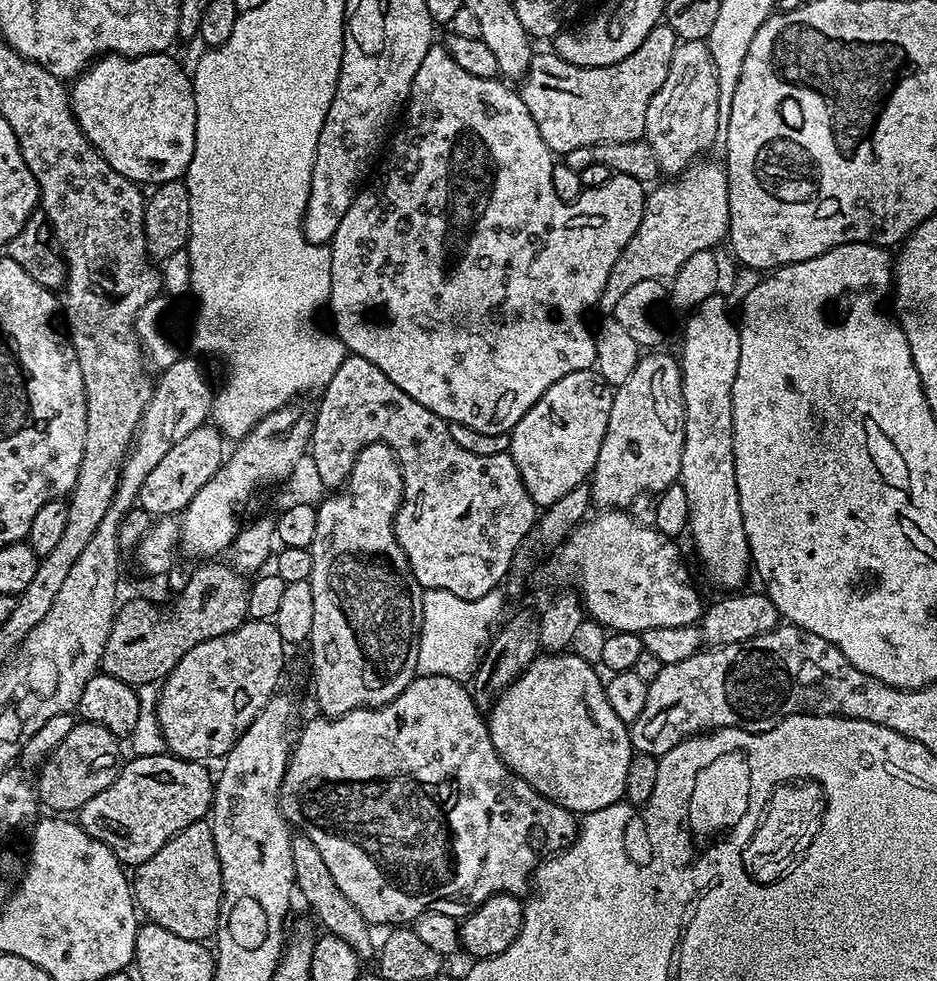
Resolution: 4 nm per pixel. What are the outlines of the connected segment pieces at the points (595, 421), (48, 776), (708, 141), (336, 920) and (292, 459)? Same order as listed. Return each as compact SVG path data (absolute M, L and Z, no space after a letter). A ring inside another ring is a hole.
M595 370L566 374L512 427L510 455L536 505L558 502L558 498L570 494L574 486L591 477L598 450L602 450L602 438L606 438L613 391L613 385L607 384Z
M76 722L70 734L62 739L61 744L53 750L38 769L40 781L36 780L34 785L39 795L39 803L45 809L46 807L53 808L56 811L53 813L56 814L79 813L80 808L86 806L86 802L90 802L90 798L94 798L94 794L102 794L102 790L106 790L106 786L110 786L110 782L114 782L114 778L118 778L122 767L120 744L121 741L114 734L110 734L110 730L106 730L106 726Z
M686 40L677 43L674 50L674 58L670 58L670 74L666 74L666 82L662 82L662 86L658 86L658 94L654 94L654 98L650 98L650 106L646 106L646 126L644 127L643 139L647 140L648 145L654 150L654 154L658 158L658 166L661 173L665 177L675 178L680 173L685 172L691 164L696 163L705 155L704 152L708 147L715 145L715 131L718 130L718 74L715 72L714 60L711 57L707 43L703 40Z
M303 834L293 835L292 853L294 854L294 874L296 875L296 888L304 895L306 903L312 907L312 912L325 924L327 931L333 936L342 938L344 942L350 942L350 946L361 958L373 955L374 940L372 944L372 932L367 918L360 913L358 906L338 890L338 882L334 882L334 874L326 867L322 854L318 854L318 846L310 842L310 838Z
M296 407L279 408L256 423L251 432L233 447L236 448L233 452L231 449L214 478L210 478L210 482L194 494L179 517L178 548L181 553L184 551L188 556L200 556L196 558L216 558L219 552L227 553L242 529L240 511L247 506L256 488L263 484L279 485L288 479L295 462L309 451L312 438L313 413Z

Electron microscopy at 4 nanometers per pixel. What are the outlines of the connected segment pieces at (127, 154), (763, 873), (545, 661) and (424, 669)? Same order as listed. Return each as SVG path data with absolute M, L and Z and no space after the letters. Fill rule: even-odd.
M168 52L149 56L99 57L76 77L70 88L72 112L86 138L100 151L100 156L127 180L147 186L170 183L187 173L190 158L194 158L196 142L196 103L192 77Z
M816 781L777 784L768 800L768 807L764 809L764 815L760 817L760 825L744 848L744 871L751 880L757 880L760 884L779 880L816 837L823 817L824 789Z
M571 650L540 654L497 697L486 716L488 733L504 765L548 800L573 814L606 810L606 806L621 803L626 790L626 774L634 755L629 725L614 714L610 698L606 698L605 681L602 676L600 680L596 670L595 663L584 661Z
M427 589L422 602L417 673L421 676L449 676L459 681L463 681L464 676L471 677L476 672L489 641L493 639L494 629L501 623L504 600L506 601L505 593L500 590L477 600L467 600L446 590Z

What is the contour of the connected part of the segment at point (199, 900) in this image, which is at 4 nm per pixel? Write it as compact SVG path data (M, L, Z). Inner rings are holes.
M207 819L186 826L186 830L170 838L154 858L139 865L135 872L132 895L137 909L143 915L145 912L151 923L178 934L178 938L208 942L215 937L222 902L222 870L212 826Z

